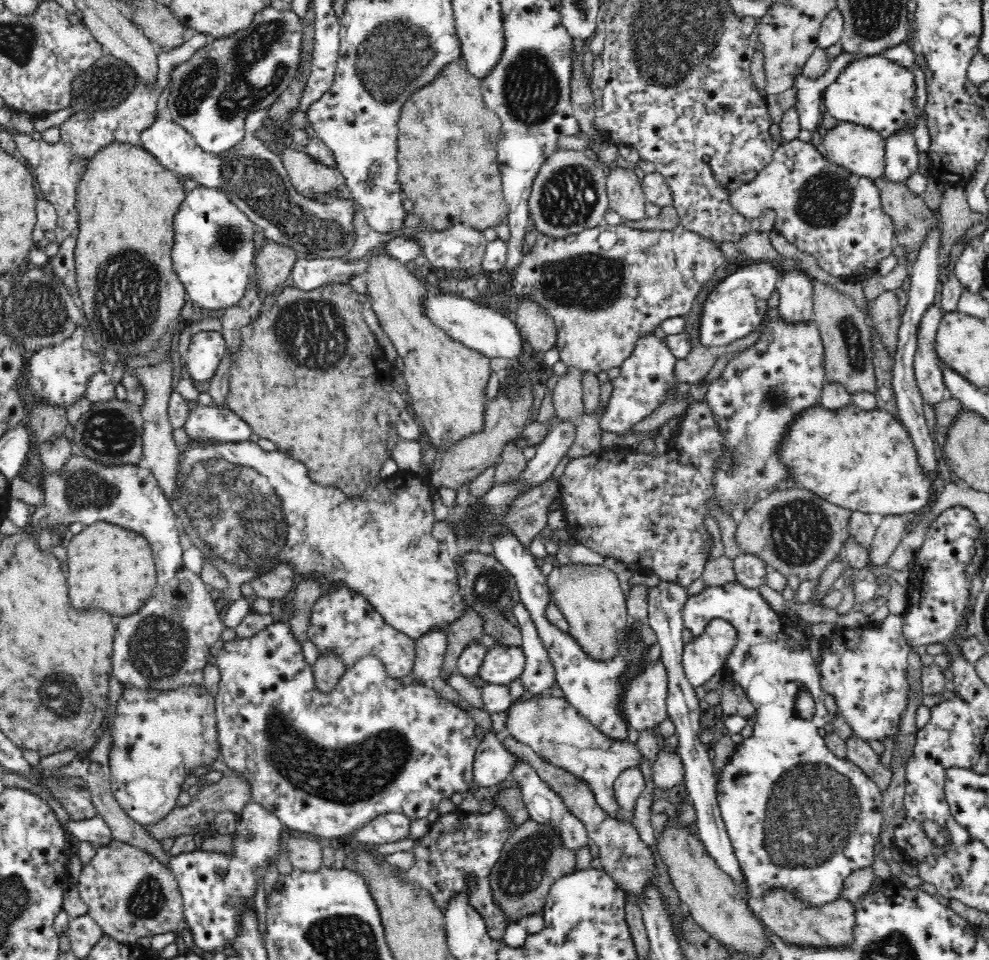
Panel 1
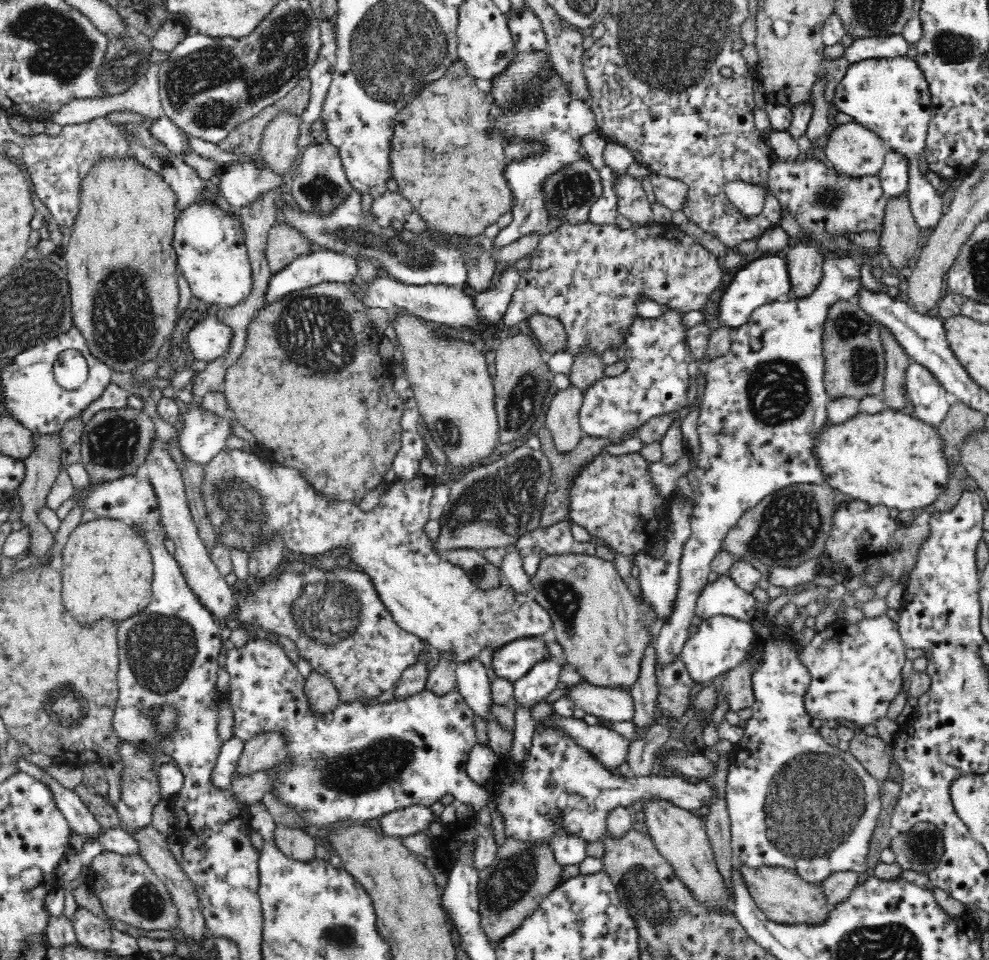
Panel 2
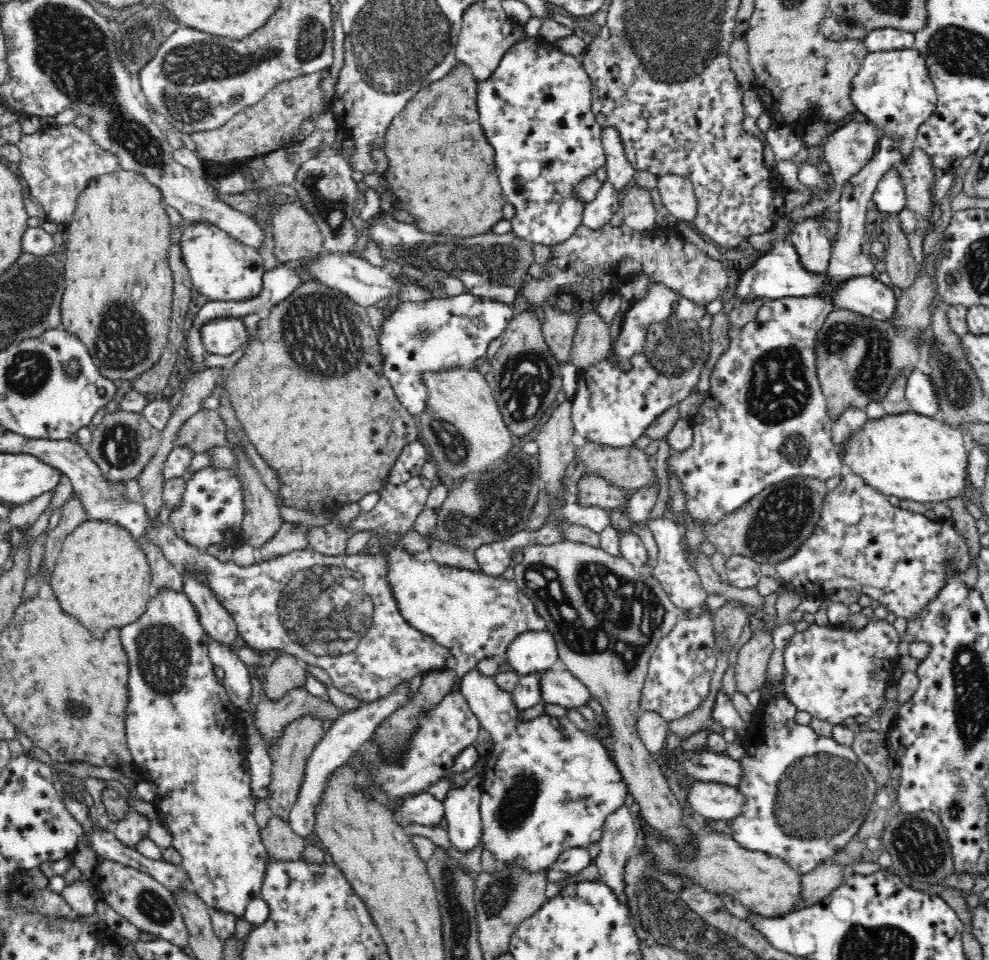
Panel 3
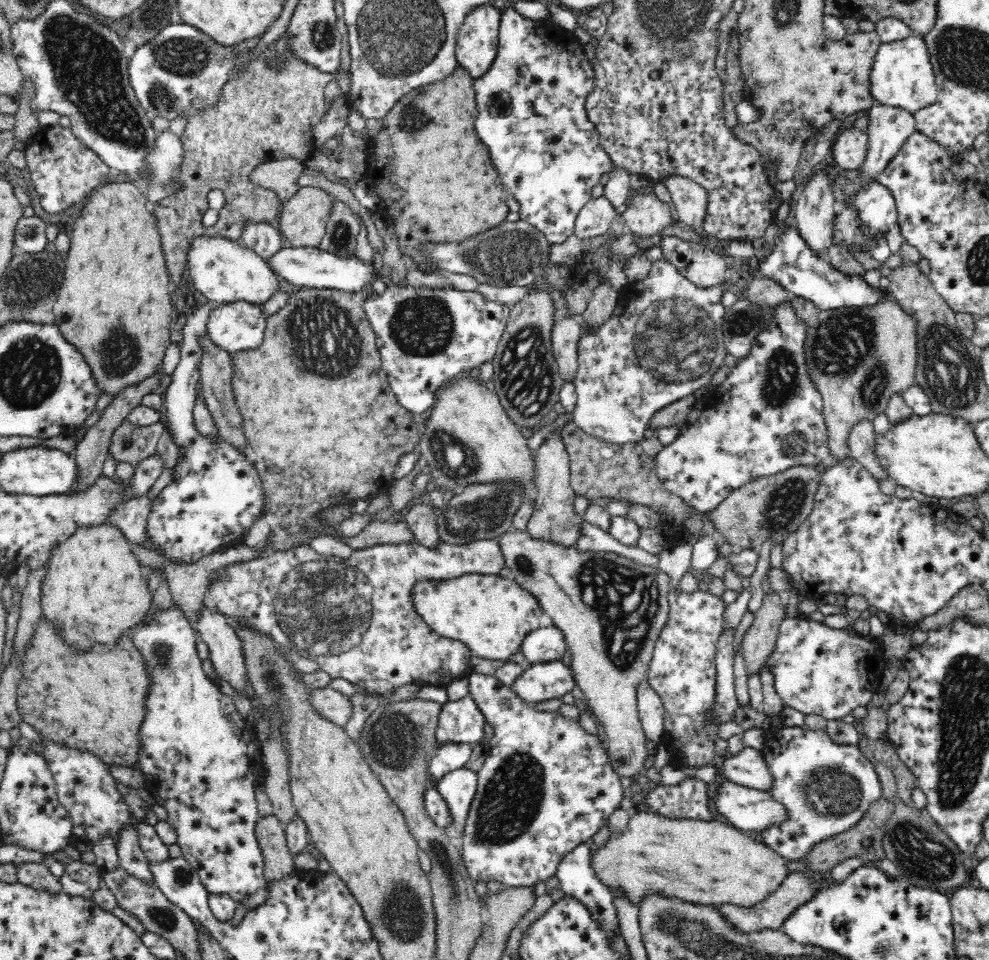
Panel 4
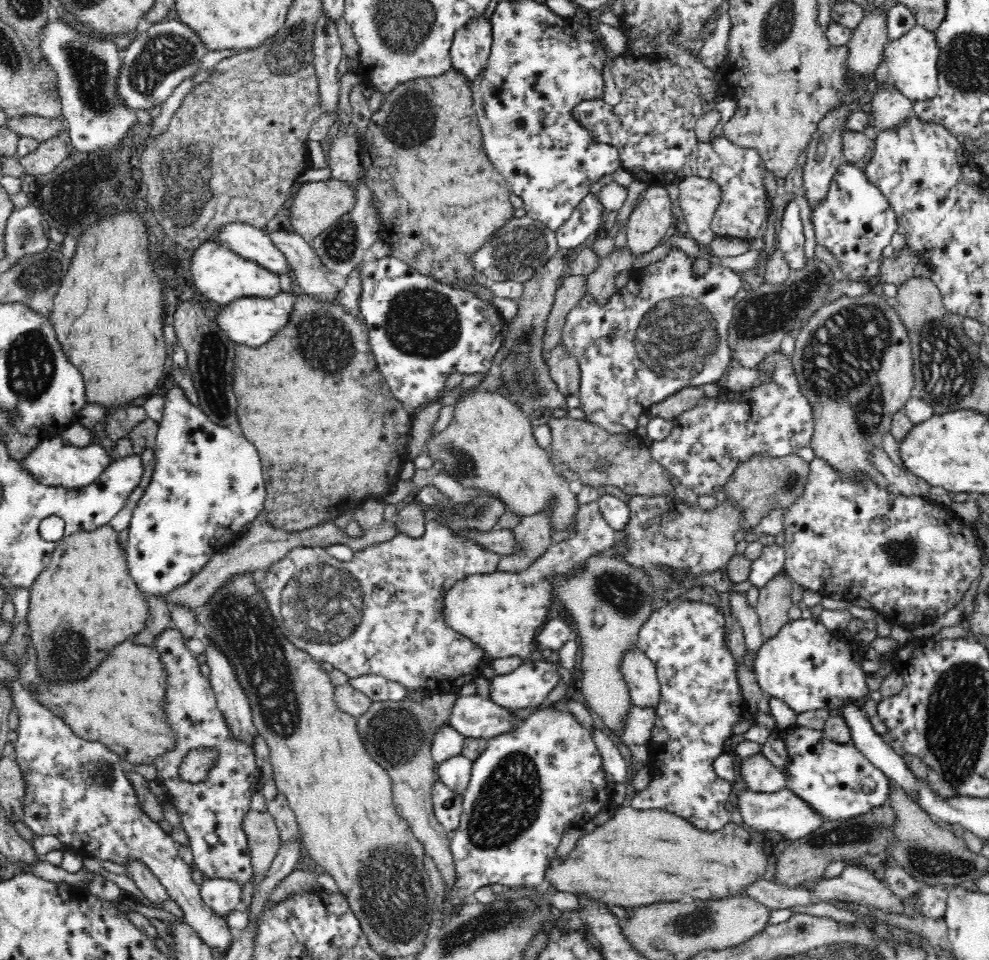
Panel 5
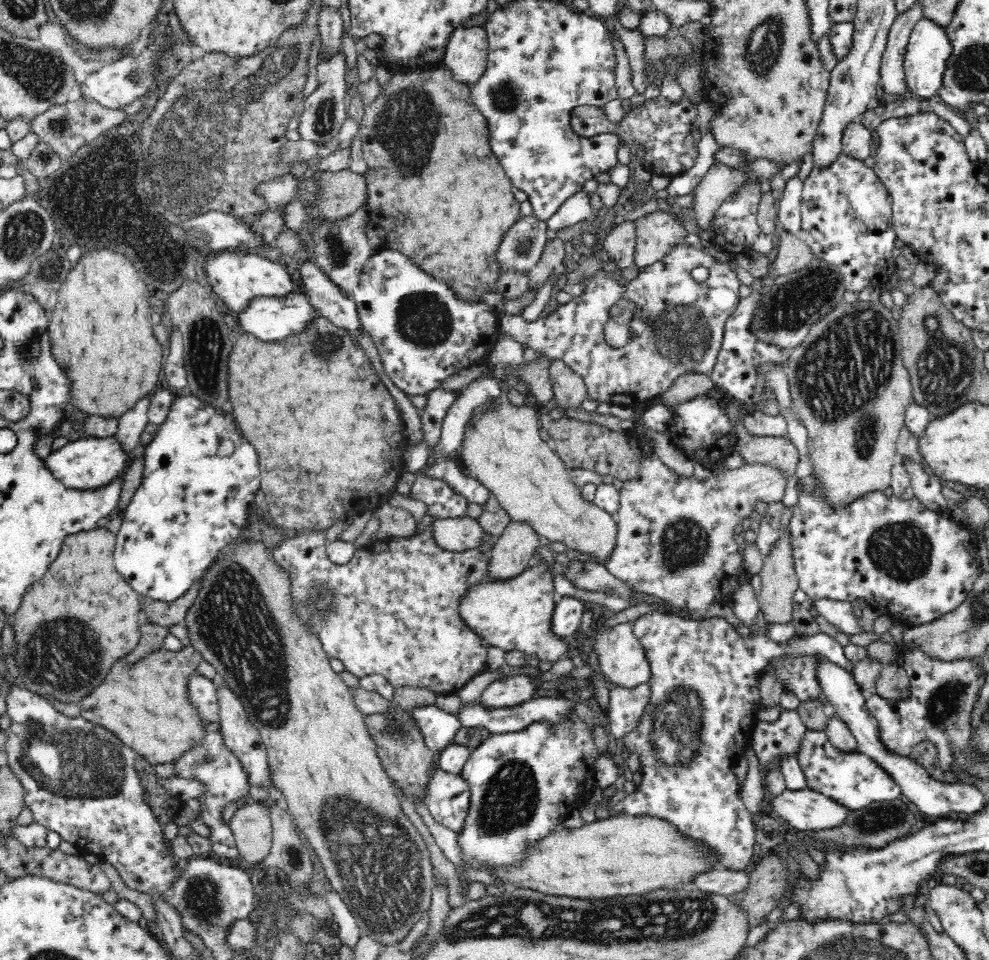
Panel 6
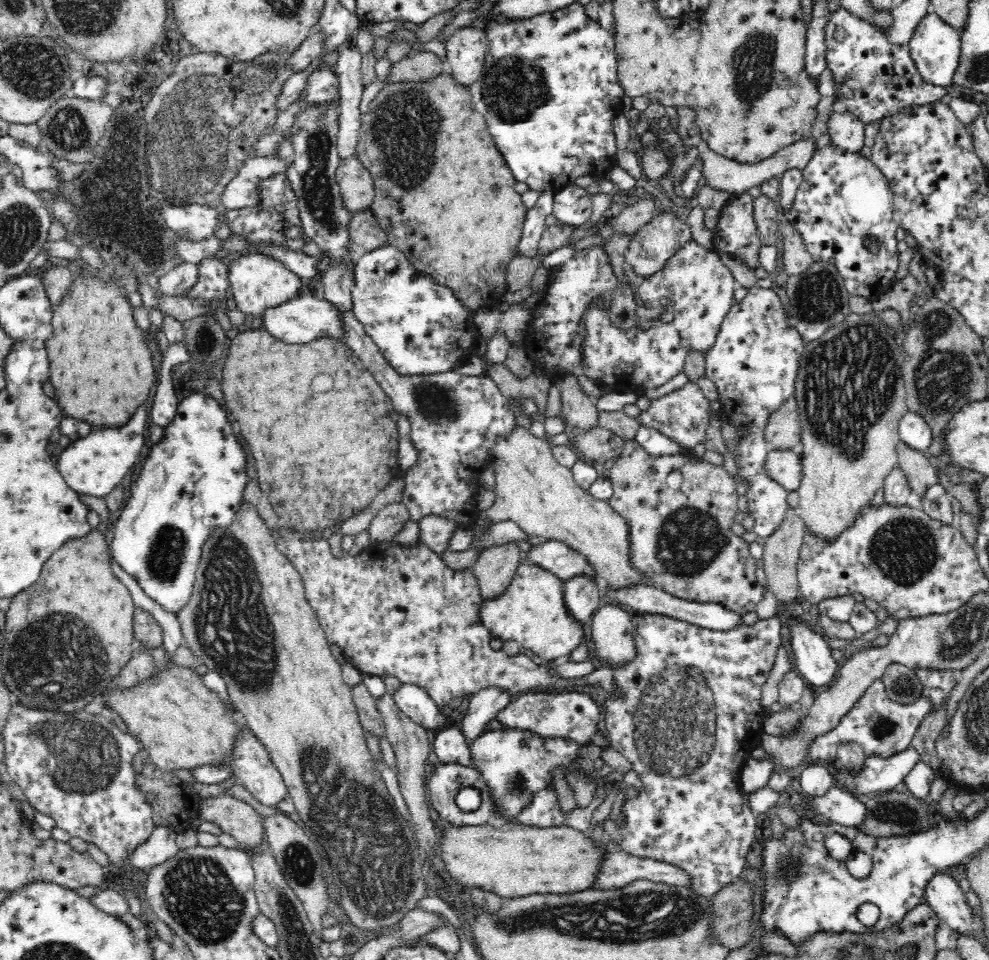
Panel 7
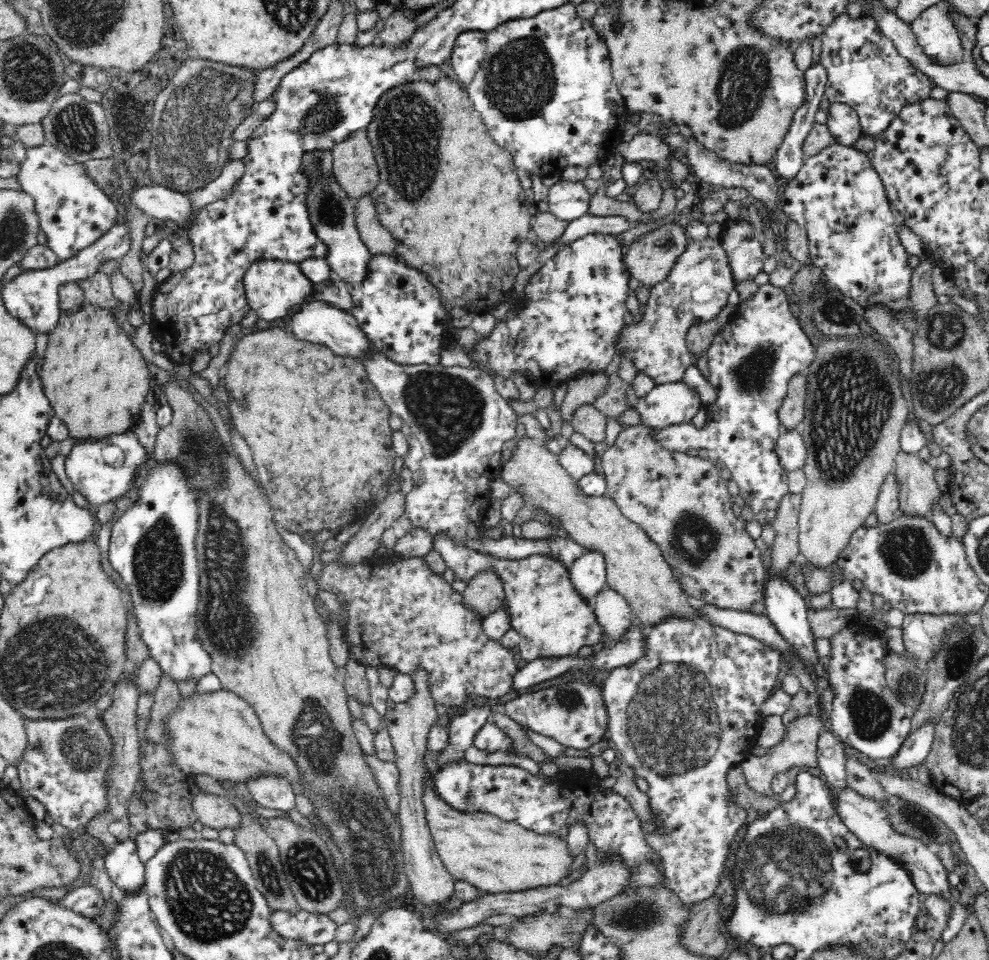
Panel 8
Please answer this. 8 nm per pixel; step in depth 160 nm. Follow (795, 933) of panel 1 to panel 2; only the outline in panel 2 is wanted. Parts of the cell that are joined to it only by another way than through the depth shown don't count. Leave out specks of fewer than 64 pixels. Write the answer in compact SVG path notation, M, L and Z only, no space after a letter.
M734 859L733 868L737 870L739 878L743 880L745 889L758 908L774 922L781 923L817 923L825 918L825 914L831 909L816 884L806 882L798 873L780 865L750 865Z

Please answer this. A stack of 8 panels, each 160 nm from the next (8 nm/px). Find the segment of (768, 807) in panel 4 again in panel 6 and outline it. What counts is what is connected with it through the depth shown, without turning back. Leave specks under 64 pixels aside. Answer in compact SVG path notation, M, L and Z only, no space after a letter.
M814 789L783 790L769 800L773 814L800 831L818 831L842 826L850 808Z

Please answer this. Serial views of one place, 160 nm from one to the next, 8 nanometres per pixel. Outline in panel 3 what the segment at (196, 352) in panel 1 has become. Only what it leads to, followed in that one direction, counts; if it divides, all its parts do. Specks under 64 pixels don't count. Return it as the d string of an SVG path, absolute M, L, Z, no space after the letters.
M244 317L215 318L202 326L202 342L209 353L229 356L238 346L250 342Z

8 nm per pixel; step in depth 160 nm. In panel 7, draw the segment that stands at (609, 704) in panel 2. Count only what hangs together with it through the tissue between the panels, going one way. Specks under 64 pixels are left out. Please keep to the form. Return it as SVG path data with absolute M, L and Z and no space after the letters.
M484 688L468 698L466 715L460 730L467 742L476 740L484 732L488 722L511 702L511 696L499 688Z

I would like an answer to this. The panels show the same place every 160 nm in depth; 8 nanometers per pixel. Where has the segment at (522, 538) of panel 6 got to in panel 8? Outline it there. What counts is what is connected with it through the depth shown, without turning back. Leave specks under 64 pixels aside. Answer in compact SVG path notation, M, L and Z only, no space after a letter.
M480 572L461 593L466 611L475 616L476 623L482 624L485 618L505 602L505 586L496 573Z

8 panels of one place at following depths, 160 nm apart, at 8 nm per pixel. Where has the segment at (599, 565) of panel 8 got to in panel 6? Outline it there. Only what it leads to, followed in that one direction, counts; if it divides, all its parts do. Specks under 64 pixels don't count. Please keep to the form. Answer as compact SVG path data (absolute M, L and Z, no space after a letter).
M564 596L554 611L553 630L559 636L570 637L582 626L586 604L576 596Z

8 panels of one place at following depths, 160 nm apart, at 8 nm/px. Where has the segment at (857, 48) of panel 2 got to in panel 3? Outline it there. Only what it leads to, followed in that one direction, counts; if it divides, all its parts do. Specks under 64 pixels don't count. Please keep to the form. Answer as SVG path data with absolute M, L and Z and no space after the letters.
M885 26L867 31L864 41L866 41L868 52L871 53L879 50L912 48L914 47L915 36L913 32Z

